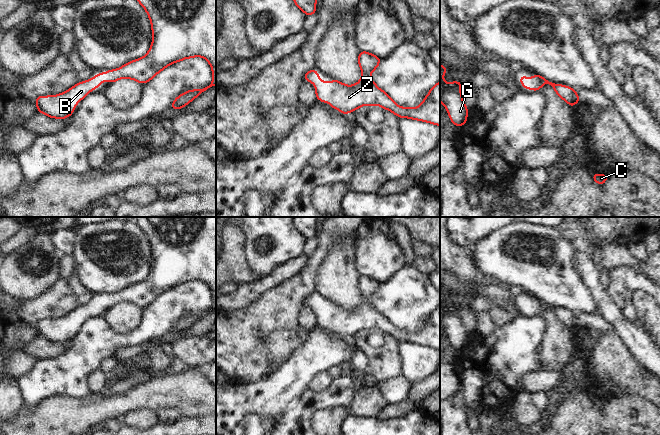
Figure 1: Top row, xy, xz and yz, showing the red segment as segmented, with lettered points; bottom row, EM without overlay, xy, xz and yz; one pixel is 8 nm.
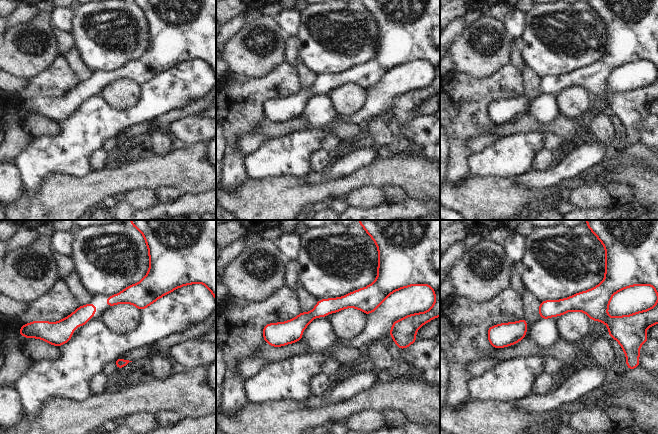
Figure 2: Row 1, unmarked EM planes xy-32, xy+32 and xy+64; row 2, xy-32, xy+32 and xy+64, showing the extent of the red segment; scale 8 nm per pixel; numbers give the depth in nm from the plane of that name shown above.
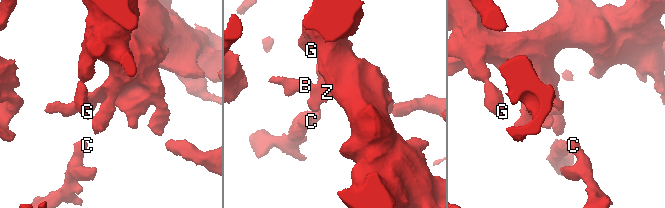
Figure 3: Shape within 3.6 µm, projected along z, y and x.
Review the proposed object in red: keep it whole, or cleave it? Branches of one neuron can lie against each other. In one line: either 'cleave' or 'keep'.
keep

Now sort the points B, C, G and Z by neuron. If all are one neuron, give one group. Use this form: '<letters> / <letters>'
B C G Z

